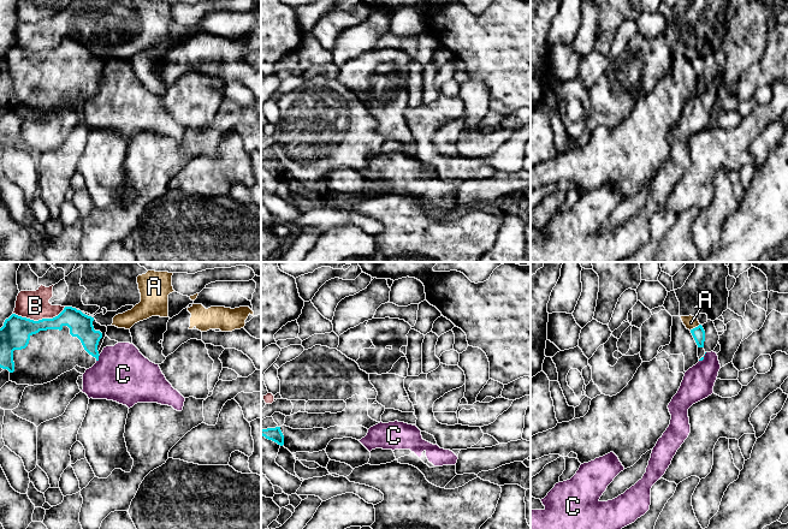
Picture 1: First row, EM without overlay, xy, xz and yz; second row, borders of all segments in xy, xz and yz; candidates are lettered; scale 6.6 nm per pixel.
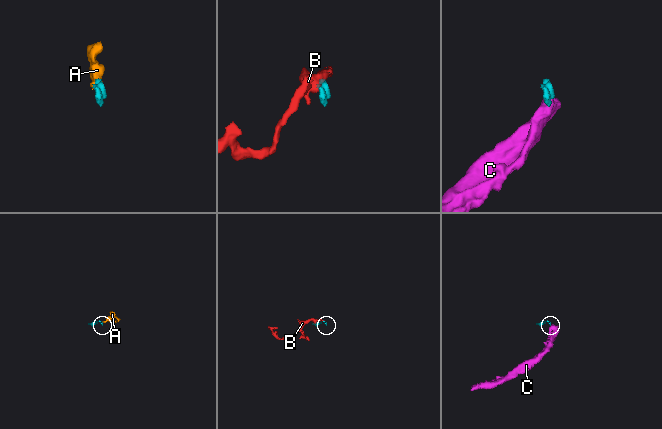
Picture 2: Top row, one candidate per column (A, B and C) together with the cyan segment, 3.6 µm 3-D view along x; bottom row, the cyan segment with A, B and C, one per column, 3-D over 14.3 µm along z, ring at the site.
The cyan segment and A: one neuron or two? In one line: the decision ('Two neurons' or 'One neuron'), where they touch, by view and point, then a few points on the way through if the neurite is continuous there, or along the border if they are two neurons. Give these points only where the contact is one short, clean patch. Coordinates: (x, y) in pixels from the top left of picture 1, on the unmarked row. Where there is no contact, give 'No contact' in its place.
Two neurons. Touches cyan at yz (695, 58). Boundary: yz (699, 54), (689, 60)

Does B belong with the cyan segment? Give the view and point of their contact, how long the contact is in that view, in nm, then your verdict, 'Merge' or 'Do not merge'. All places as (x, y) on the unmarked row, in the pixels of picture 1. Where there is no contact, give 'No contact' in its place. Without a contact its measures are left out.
Touches cyan at xy (39, 51). Shared border 360 nm. Do not merge

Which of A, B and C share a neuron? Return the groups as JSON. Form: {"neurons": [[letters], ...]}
{"neurons": [["A", "B"], ["C"]]}

